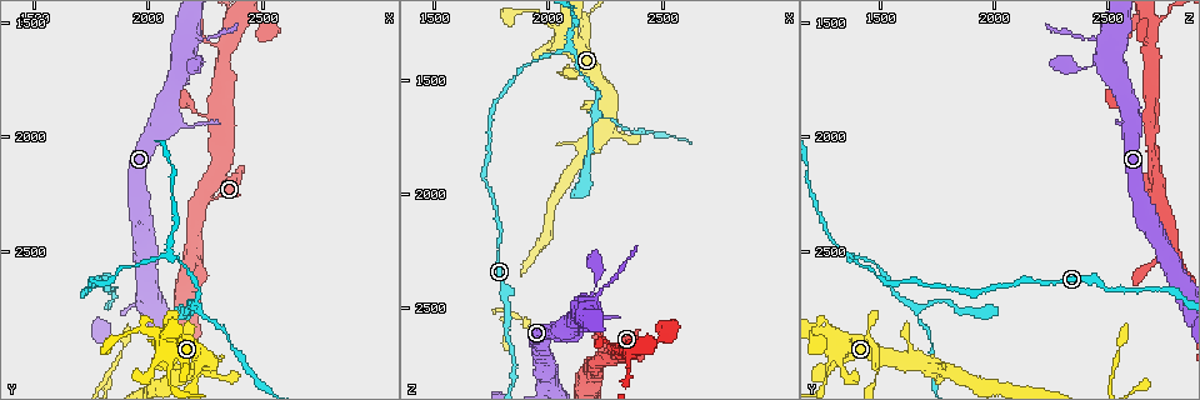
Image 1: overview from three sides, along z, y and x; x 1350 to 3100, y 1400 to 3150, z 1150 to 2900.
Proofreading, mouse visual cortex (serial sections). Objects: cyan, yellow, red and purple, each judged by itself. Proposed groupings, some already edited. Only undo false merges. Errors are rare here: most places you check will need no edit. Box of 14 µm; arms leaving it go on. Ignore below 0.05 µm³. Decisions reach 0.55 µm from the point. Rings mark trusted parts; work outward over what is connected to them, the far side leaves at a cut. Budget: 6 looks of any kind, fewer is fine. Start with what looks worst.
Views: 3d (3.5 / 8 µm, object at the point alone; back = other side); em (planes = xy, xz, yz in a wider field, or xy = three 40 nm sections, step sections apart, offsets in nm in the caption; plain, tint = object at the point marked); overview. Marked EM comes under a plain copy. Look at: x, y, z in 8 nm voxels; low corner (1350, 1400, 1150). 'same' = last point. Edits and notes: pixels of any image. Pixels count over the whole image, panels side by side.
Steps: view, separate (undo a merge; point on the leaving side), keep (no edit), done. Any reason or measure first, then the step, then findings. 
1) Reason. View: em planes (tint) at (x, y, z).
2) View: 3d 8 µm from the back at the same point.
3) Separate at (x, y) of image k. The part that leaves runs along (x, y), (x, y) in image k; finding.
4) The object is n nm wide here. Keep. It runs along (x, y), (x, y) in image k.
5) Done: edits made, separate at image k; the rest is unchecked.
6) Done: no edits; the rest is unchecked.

Arms part here. View: 3d 3.5 µm at (2080, 2530, 1360).

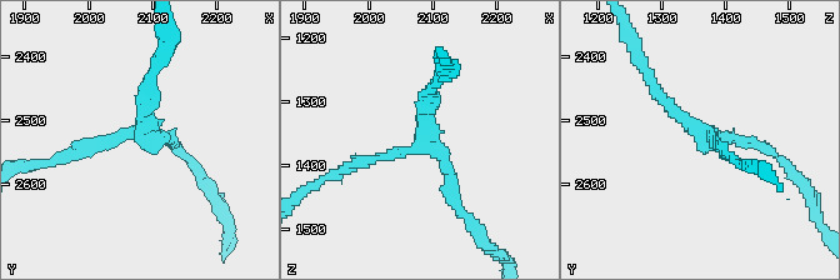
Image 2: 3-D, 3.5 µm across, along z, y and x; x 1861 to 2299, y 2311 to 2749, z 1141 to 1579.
Keep. Continuous, no second cell.

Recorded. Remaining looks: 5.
Three arms meet. View: 3d 3.5 µm at (2200, 2760, 1660).

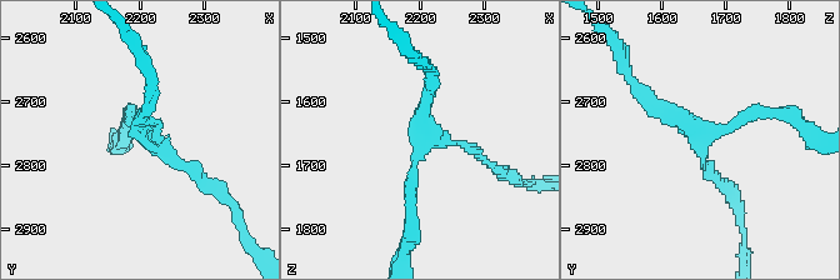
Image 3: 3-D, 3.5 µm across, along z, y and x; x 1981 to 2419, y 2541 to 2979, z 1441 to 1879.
3 arms meet here; the arms are 150, 200, 200 nm wide; now the EM. View: em xy step 3 (tint) at (2205, 2755, 1665).

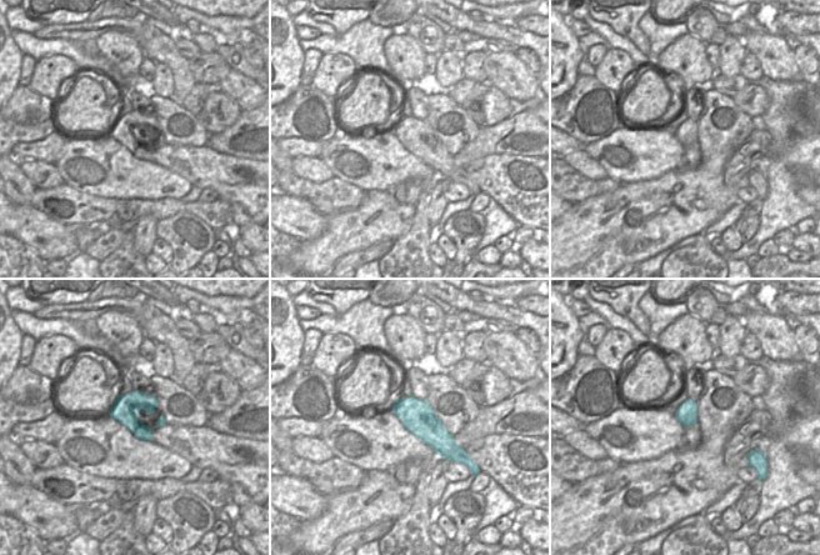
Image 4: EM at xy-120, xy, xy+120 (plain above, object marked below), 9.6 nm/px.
The object is 320 nm wide here. Keep. It runs along (638, 85), (701, 135), (775, 111) in image 3; continuous, no second cell.

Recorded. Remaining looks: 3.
Sudden change in width. View: 3d 8 µm at (2100, 2950, 1300).

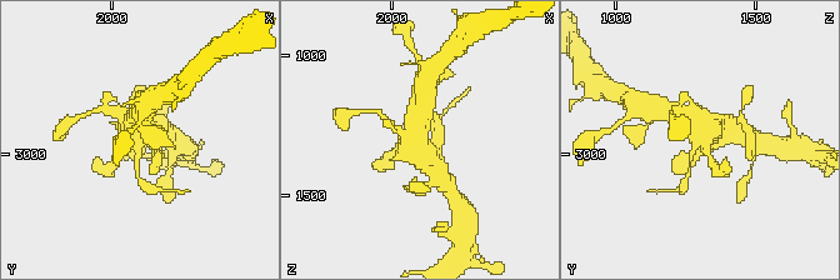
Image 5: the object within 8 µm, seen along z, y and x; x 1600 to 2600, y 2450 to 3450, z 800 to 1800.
View: 3d 3.5 µm at (2090, 2940, 1280).

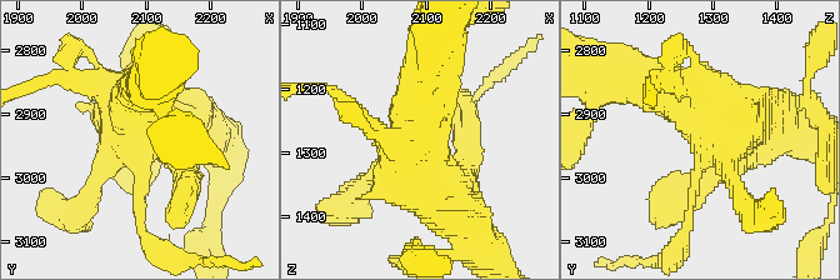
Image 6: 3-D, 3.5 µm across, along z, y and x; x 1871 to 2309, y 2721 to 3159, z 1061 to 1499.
Shape alone is not enough. View: em xy step 3 (tint) at (2090, 2955, 1295).

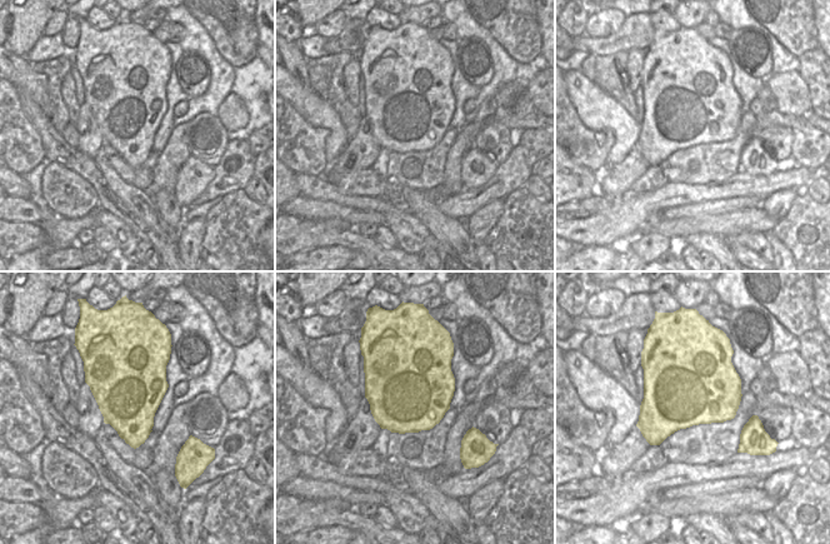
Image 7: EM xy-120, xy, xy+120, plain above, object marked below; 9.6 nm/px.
Keep. One cell here.

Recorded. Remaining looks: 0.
Done: no edits; the rest is unchecked.

